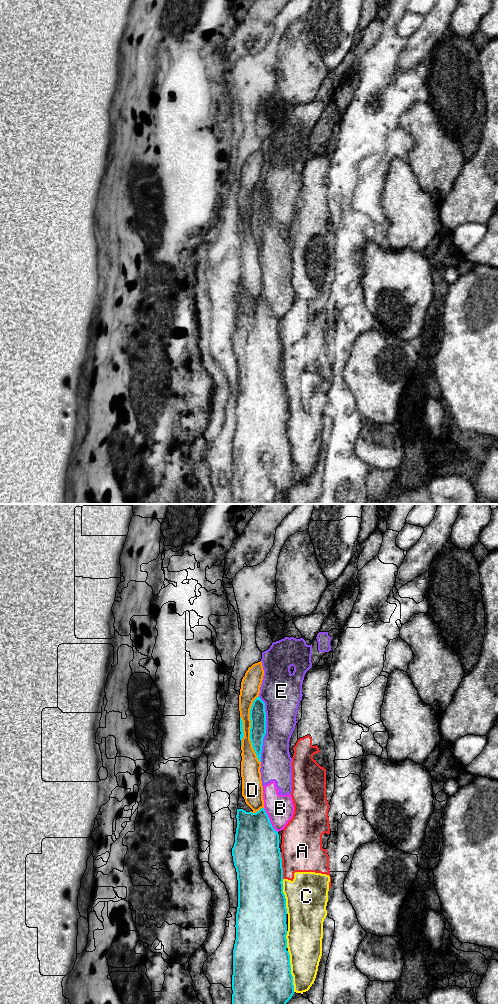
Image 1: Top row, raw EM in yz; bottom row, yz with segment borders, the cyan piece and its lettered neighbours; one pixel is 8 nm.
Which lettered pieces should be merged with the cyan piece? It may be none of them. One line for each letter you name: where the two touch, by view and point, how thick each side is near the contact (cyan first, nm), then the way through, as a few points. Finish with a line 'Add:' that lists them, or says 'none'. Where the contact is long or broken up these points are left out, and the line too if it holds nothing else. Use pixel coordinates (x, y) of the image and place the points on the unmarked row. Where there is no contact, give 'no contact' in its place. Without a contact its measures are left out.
Add: none

